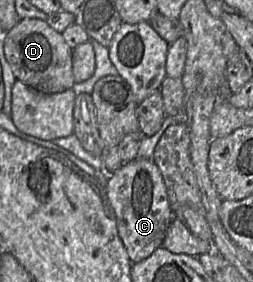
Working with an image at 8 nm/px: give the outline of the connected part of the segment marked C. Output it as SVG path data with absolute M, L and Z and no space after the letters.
M136 158L109 174L107 197L132 264L146 259L162 246L174 214L162 174L152 159Z

